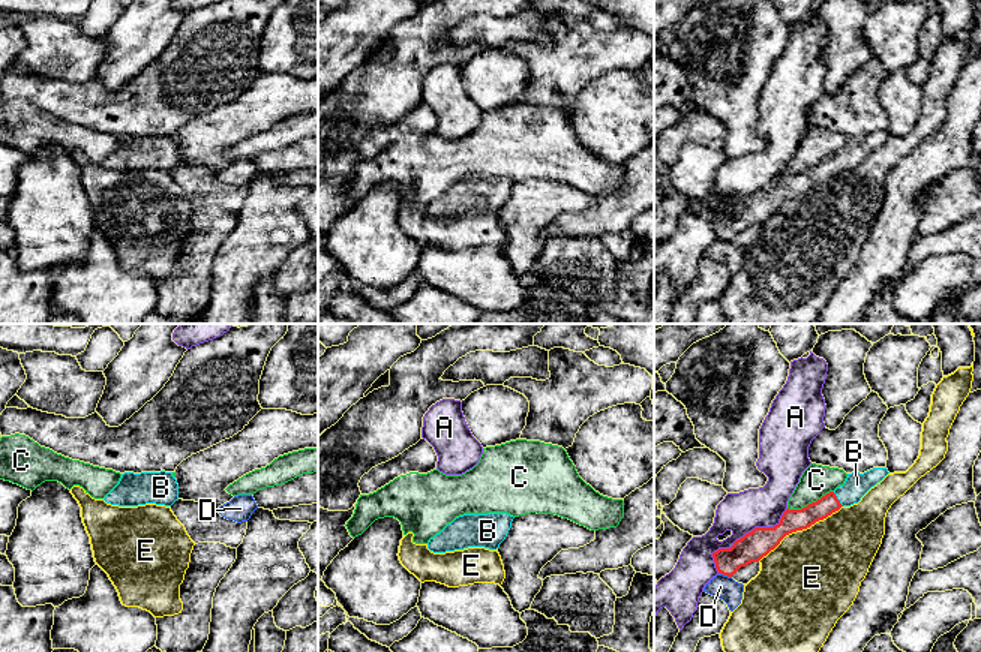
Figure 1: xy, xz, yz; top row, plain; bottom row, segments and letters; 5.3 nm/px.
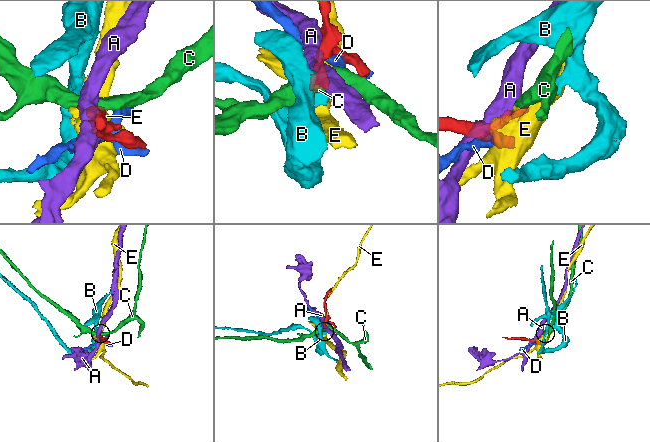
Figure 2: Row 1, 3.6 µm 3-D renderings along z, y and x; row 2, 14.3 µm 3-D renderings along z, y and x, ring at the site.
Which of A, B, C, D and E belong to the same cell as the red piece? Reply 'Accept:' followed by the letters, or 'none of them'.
Accept: B

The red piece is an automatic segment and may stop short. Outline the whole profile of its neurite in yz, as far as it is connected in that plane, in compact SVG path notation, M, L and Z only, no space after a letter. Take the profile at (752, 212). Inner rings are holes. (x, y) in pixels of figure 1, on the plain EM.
M873 132L864 138L848 138L843 150L826 157L816 166L801 174L788 172L780 187L774 192L754 192L752 196L736 204L730 213L718 213L712 217L718 238L732 241L741 231L759 226L774 214L786 199L810 192L816 186L838 175L842 171L858 168L861 162L888 138L886 132Z

